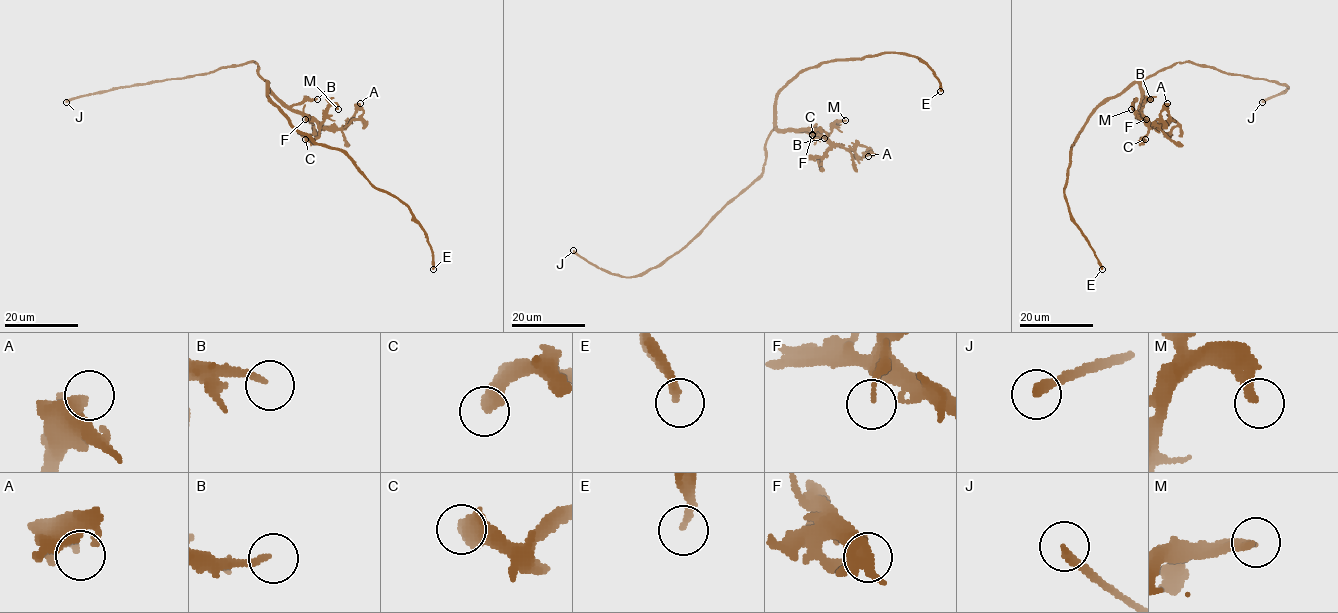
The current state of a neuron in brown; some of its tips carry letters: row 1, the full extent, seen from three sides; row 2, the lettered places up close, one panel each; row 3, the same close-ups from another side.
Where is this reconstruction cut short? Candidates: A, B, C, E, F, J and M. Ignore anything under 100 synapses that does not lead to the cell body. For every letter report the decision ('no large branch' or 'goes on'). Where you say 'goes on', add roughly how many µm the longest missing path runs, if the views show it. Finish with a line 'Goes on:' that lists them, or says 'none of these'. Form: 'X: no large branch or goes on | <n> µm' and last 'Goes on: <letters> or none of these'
A: no large branch
B: no large branch
C: no large branch
E: no large branch
F: no large branch
J: goes on | 80 µm
M: no large branch
Goes on: J

